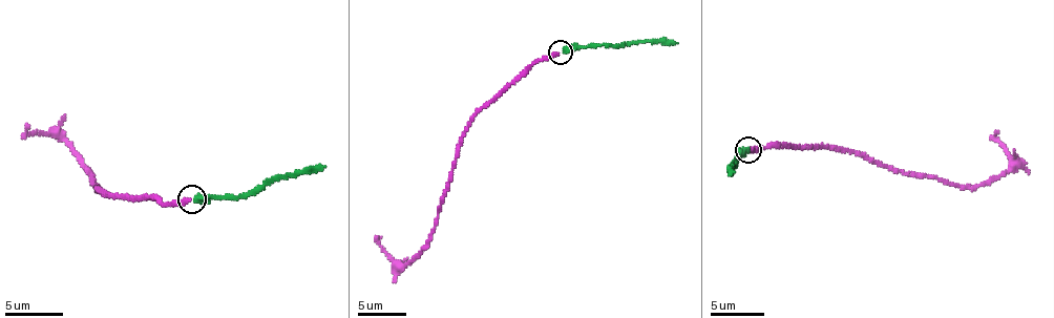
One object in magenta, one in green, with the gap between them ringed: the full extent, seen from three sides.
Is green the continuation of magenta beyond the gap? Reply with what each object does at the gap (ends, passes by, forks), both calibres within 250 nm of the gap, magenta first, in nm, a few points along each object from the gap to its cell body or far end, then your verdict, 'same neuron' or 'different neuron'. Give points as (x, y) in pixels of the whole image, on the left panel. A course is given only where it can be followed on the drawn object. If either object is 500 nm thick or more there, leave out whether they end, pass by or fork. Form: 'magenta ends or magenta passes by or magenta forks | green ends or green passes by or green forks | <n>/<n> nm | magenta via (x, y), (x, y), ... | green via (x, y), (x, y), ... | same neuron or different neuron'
magenta ends | green ends | 260/400 nm | magenta via (190, 200), (168, 203), (146, 195), (107, 194), (93, 185), (95, 175), (64, 140), (26, 131), (28, 125) | green via (195, 198), (246, 197), (275, 179), (324, 166) | same neuron

